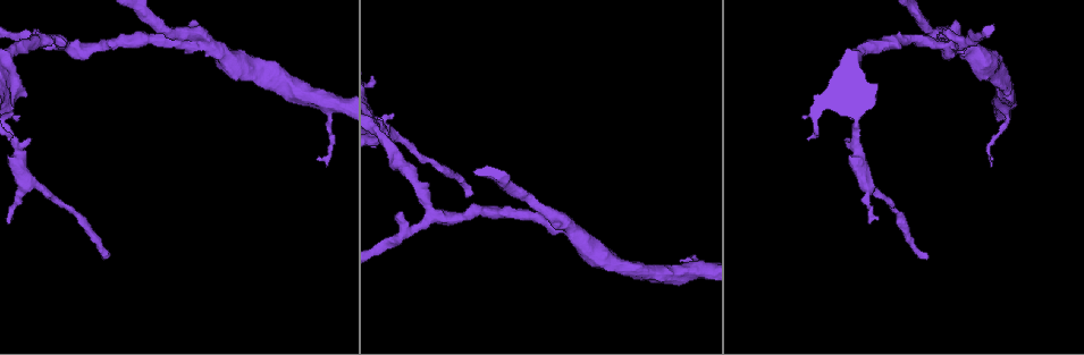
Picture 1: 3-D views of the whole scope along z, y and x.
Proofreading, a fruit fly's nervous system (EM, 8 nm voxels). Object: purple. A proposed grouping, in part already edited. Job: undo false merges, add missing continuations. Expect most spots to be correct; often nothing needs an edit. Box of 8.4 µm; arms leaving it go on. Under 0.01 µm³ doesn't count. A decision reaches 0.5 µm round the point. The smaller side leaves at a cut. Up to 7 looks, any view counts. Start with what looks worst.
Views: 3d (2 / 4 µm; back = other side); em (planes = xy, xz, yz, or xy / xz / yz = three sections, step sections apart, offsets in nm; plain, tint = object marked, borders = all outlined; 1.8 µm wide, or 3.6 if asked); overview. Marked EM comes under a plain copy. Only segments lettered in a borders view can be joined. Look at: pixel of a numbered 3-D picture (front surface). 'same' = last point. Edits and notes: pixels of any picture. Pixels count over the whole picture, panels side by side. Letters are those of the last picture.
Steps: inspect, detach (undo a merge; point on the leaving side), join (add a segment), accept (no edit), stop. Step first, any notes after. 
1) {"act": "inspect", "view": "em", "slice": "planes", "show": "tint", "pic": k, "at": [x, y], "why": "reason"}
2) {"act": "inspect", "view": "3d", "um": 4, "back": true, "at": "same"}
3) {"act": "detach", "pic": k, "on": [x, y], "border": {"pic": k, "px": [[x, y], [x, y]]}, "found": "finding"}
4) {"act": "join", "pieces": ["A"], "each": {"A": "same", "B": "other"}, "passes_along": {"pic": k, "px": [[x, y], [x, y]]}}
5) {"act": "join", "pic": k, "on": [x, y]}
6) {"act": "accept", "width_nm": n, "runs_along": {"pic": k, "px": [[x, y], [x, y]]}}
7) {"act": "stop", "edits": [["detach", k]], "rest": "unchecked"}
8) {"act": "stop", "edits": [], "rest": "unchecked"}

{"act": "inspect", "view": "3d", "um": 4, "pic": 1, "at": [102, 255], "why": "tapers out"}

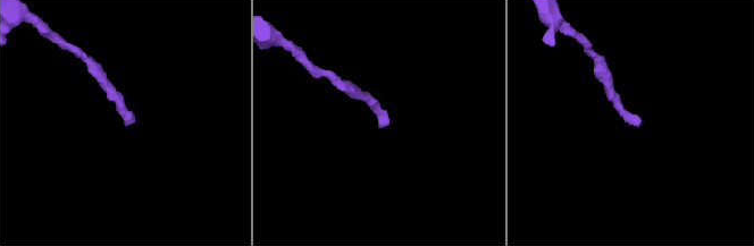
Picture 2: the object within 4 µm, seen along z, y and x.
{"act": "inspect", "view": "em", "slice": "planes", "show": "borders", "pic": 2, "at": [126, 122], "why": "shape alone is not enough"}

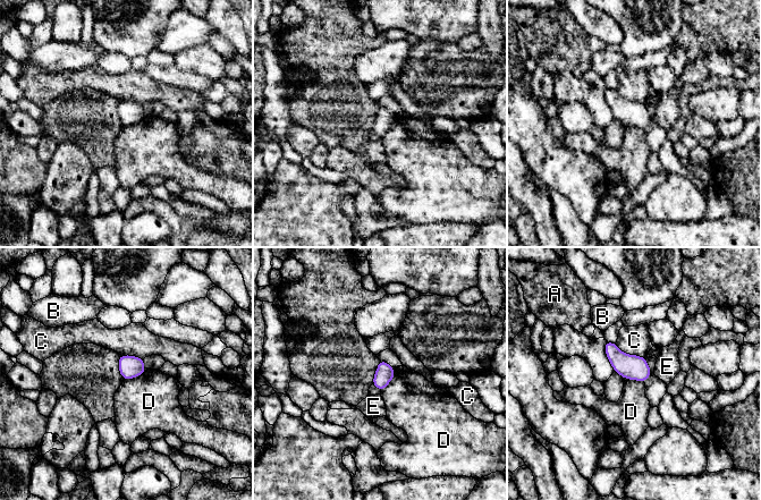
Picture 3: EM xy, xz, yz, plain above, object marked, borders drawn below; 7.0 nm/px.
{"act": "accept", "each": {"A": "other", "B": "other", "C": "other", "D": "other", "E": "other"}, "border": {"pic": 3, "px": [[394, 367], [394, 378], [381, 391]]}, "found": "no lettered segment goes on from it"}

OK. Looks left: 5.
{"act": "inspect", "view": "3d", "um": 4, "pic": 1, "at": [24, 92]}

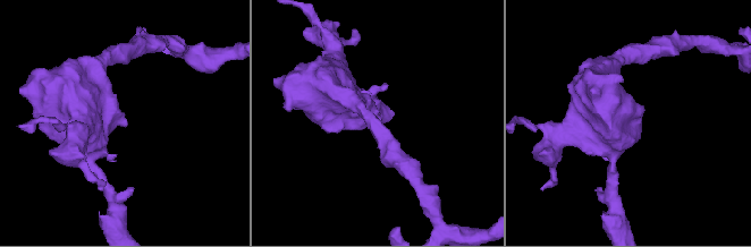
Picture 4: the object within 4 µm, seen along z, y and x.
{"act": "inspect", "view": "em", "slice": "yz", "step": 16, "show": "borders", "pic": 4, "at": [124, 121], "why": "now the EM"}

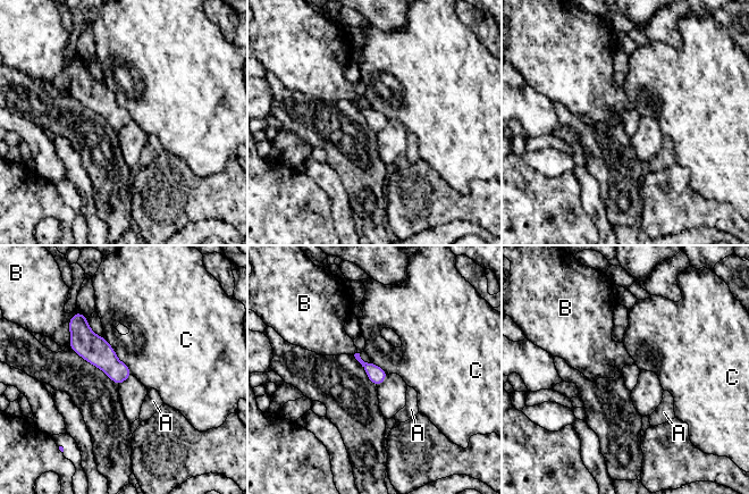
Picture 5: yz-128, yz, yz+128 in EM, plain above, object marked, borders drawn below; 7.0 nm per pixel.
{"act": "accept", "longest_contact_nm": ["C", 340], "each": {"A": "other", "B": "other", "C": "other"}, "border": {"pic": 5, "px": [[103, 336], [132, 374]]}, "found": "none of them fits"}

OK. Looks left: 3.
{"act": "inspect", "view": "em", "slice": "planes", "show": "borders", "pic": 1, "at": [403, 212], "why": "branch stops here"}

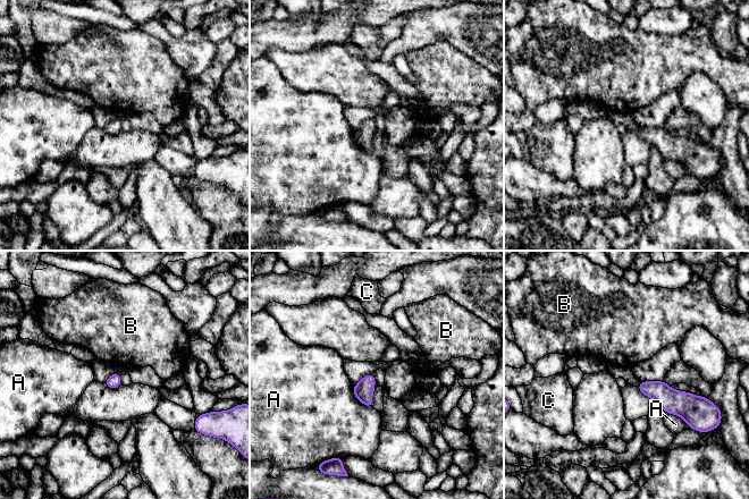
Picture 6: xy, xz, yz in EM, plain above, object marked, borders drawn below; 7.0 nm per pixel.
{"act": "accept", "each": {"A": "other", "B": "other", "C": "other"}, "border": {"pic": 6, "px": [[352, 386], [354, 396], [372, 408]]}, "found": "none of them fits"}

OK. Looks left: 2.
{"act": "stop", "edits": [], "rest": "unchecked"}

